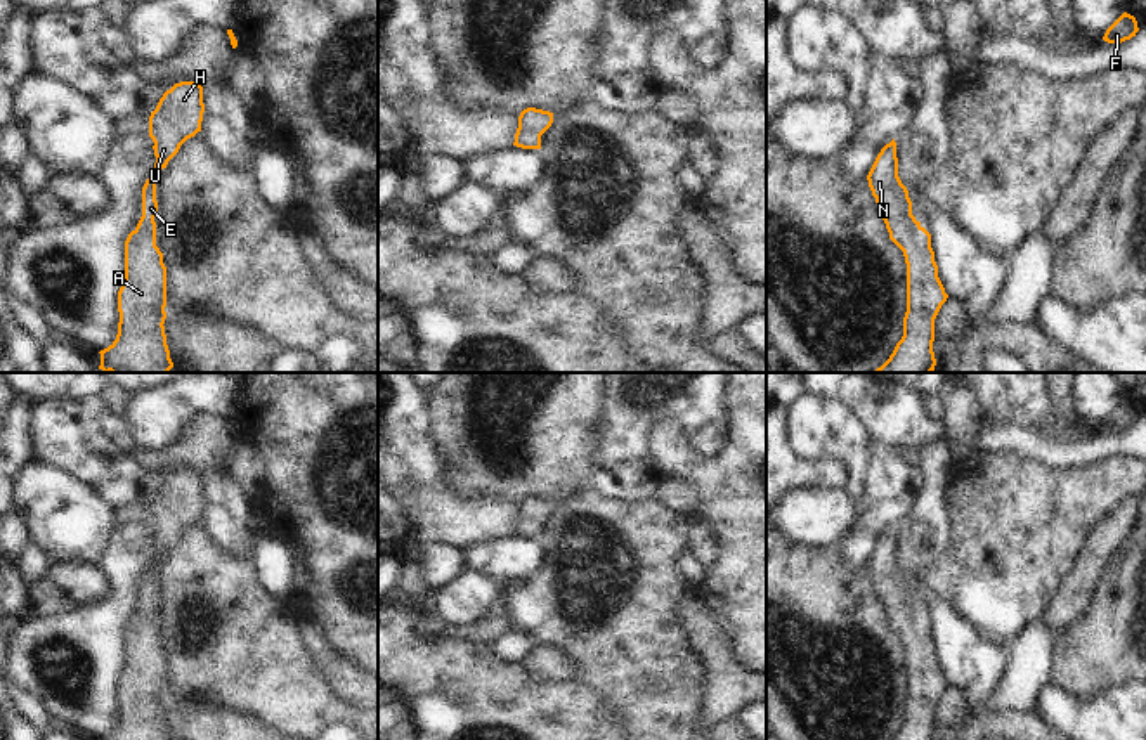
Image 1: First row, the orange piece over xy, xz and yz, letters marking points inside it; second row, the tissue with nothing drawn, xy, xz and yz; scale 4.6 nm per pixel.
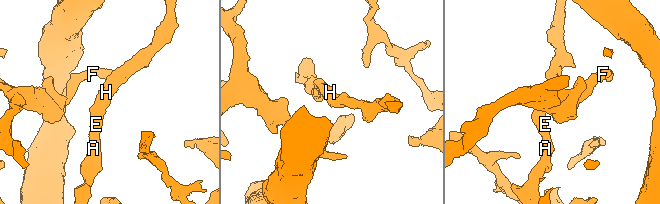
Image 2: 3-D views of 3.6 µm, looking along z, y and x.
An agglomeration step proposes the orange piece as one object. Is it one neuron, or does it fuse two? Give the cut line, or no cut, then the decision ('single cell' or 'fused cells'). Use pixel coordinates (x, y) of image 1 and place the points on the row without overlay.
no cut; single cell

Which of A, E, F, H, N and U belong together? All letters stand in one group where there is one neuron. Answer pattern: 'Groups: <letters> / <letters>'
Groups: A E F H N U

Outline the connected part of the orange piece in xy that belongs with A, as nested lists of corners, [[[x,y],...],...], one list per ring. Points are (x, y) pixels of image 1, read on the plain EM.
[[[175,471],[149,504],[154,558],[142,575],[142,605],[125,629],[125,667],[118,679],[118,723],[101,740],[170,740],[165,723],[166,655],[156,634],[156,572],[180,534],[201,520],[203,475]]]

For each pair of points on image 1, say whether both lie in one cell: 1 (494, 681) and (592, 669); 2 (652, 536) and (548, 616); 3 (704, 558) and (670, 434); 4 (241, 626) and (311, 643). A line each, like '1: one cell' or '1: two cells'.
1: two cells
2: one cell
3: two cells
4: two cells

